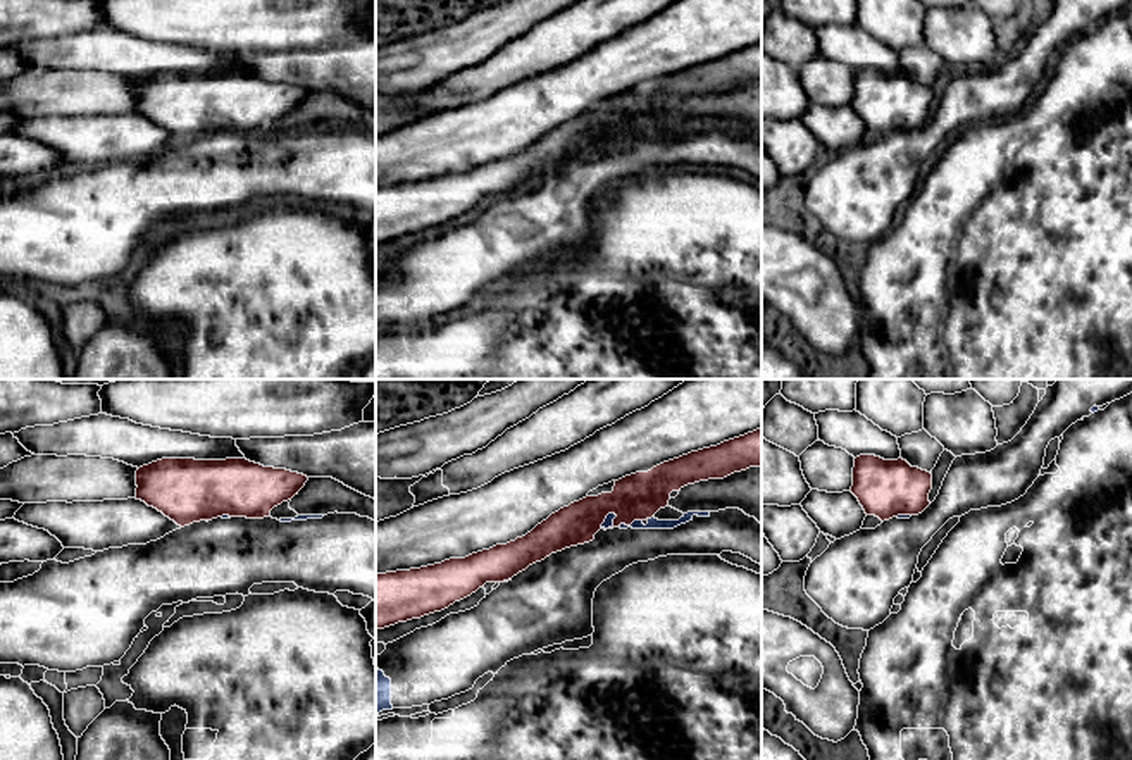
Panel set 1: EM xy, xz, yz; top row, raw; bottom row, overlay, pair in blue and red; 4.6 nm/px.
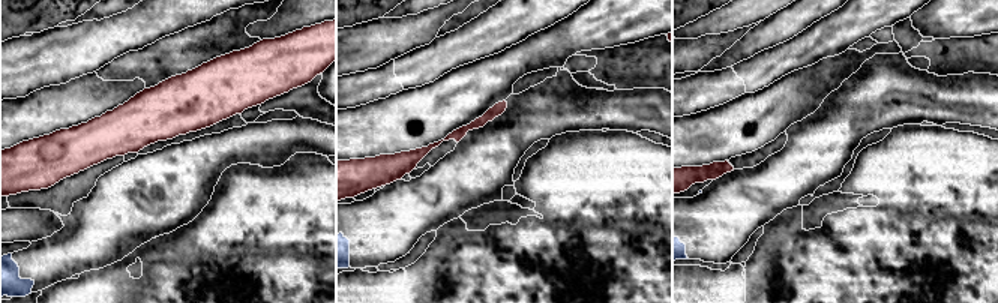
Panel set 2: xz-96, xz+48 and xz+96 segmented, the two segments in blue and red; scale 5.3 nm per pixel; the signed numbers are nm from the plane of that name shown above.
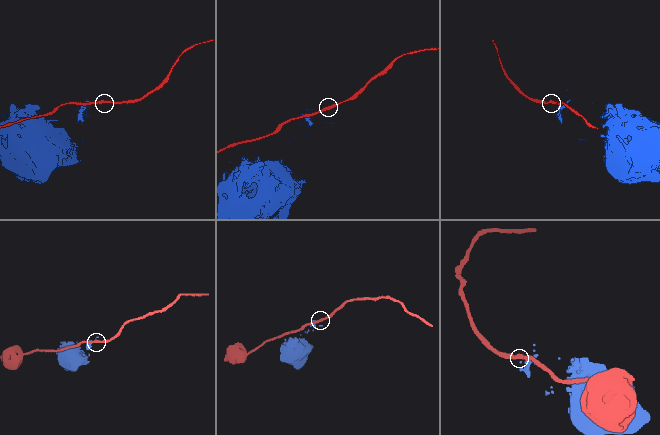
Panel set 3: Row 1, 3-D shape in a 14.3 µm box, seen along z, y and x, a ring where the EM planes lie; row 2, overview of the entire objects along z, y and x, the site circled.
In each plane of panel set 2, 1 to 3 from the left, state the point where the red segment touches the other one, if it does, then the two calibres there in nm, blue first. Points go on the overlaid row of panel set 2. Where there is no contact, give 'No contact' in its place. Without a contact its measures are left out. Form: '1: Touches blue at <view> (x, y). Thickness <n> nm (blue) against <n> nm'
1: No contact
2: No contact
3: No contact

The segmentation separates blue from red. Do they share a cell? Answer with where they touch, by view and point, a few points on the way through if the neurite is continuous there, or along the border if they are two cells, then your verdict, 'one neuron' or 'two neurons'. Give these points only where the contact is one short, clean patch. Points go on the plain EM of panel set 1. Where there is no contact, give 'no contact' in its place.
contact xz (631, 138); two neurons

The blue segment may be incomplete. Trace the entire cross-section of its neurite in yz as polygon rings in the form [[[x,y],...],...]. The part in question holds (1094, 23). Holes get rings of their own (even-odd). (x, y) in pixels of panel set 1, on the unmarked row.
[[[1048,0],[1034,28],[1011,55],[986,67],[953,74],[939,109],[922,128],[898,129],[875,143],[860,143],[830,157],[806,184],[806,209],[843,241],[870,245],[882,238],[891,229],[899,205],[910,202],[922,162],[949,133],[970,124],[1001,121],[1023,110],[1041,88],[1051,53],[1060,52],[1082,31],[1130,7],[1132,0]]]

